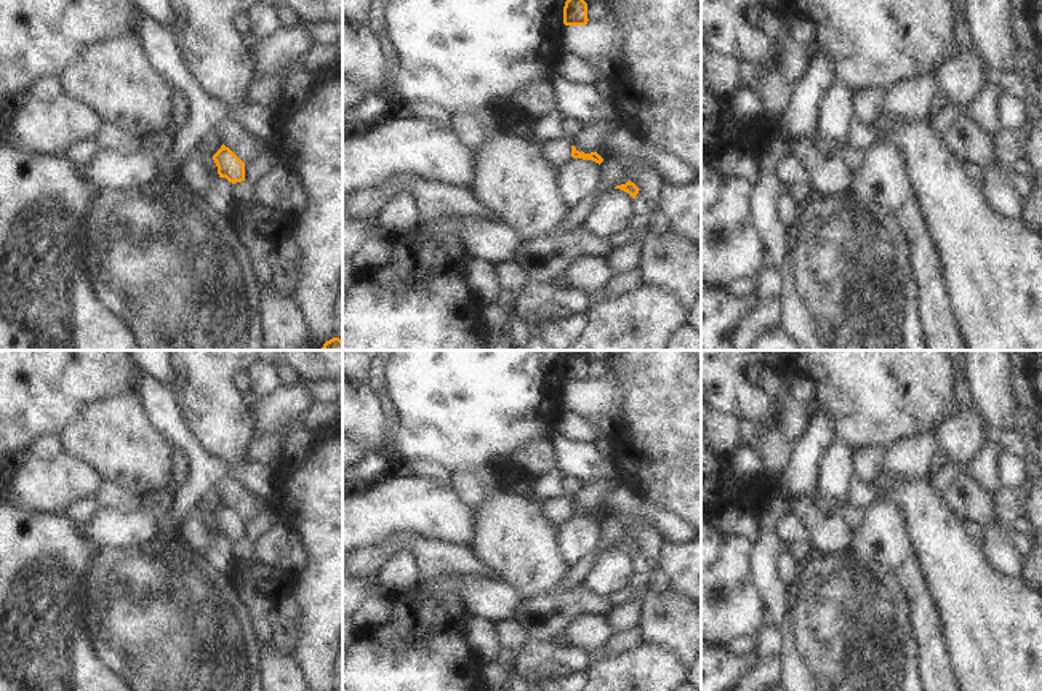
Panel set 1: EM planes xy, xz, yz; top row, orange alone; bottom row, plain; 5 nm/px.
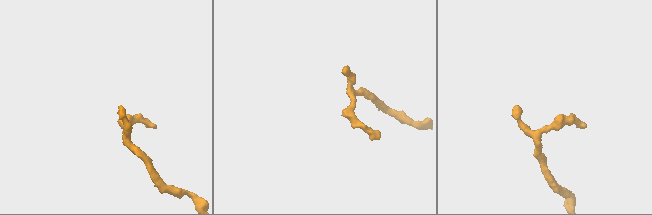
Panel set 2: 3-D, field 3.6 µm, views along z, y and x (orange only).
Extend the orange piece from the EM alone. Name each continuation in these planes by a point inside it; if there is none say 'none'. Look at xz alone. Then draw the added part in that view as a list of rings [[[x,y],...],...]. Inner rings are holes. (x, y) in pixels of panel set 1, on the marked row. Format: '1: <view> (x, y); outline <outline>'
1: xz (559, 151); outline [[[571,138],[538,142],[555,168],[562,168],[571,158]]]

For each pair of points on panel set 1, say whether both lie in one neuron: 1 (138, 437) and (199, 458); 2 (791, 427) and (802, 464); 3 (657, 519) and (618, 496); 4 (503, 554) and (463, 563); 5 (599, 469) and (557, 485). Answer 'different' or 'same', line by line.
1: different
2: different
3: same
4: different
5: different

